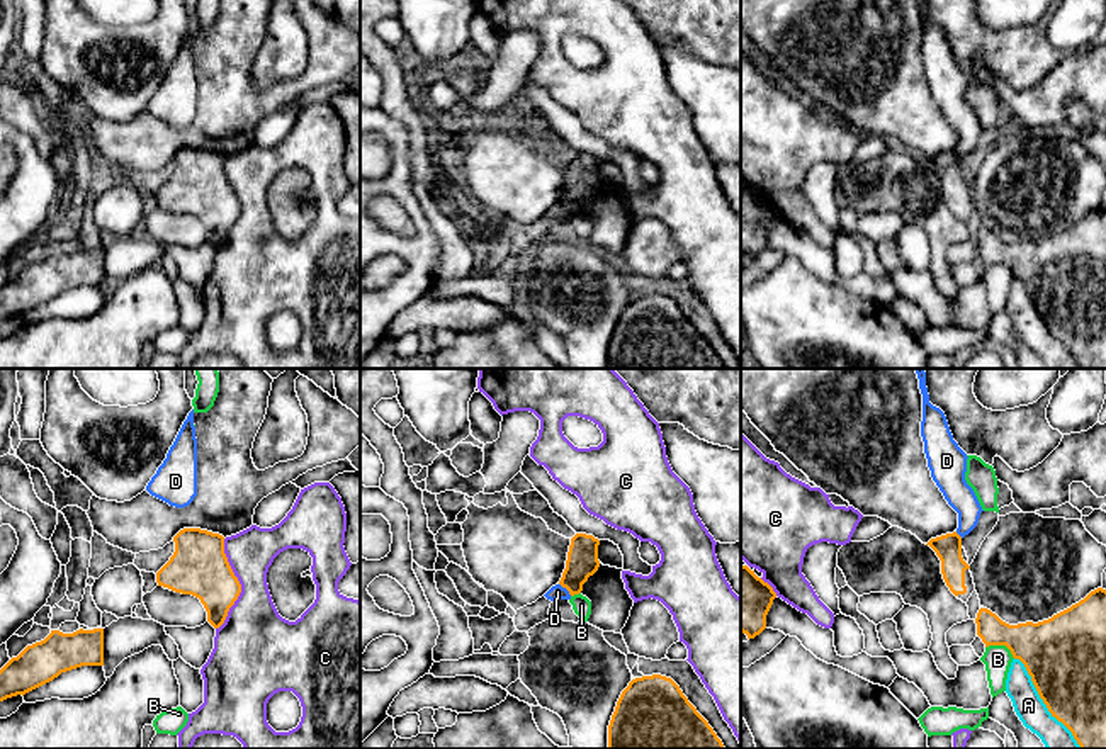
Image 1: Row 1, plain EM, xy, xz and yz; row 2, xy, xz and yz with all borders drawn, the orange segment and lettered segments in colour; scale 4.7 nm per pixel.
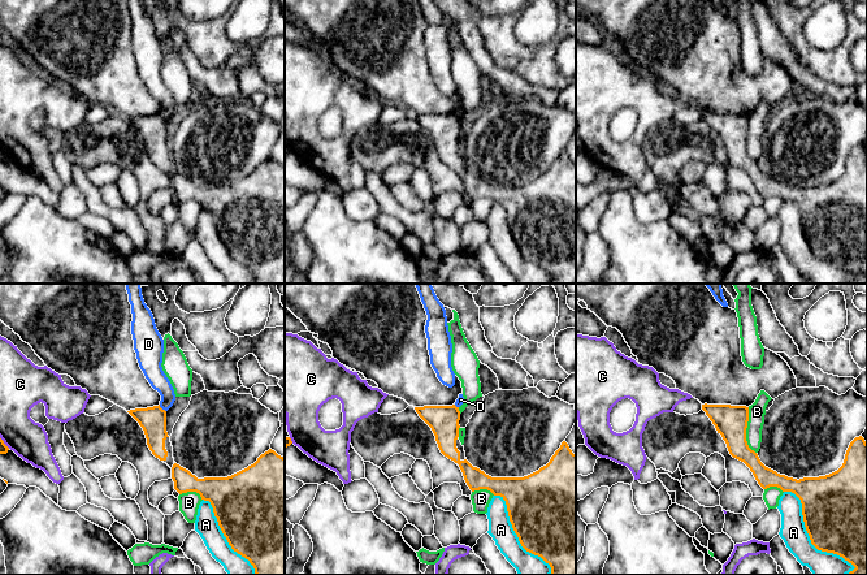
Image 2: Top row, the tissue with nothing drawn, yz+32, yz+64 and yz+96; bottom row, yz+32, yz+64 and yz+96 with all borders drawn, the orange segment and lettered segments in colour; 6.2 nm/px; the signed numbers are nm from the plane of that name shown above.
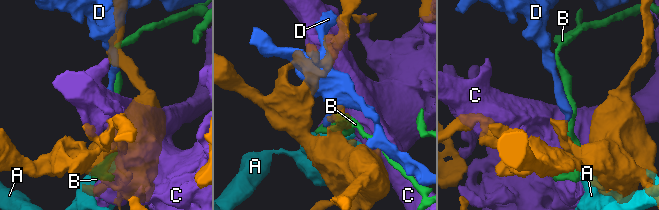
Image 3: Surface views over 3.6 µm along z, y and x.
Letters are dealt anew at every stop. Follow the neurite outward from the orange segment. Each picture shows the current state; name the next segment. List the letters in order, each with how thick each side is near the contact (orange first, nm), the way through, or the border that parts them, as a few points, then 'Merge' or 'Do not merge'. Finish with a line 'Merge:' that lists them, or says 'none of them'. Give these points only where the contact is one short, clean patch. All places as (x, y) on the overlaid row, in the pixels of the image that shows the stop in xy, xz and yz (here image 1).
A: Thickness 380 nm (orange) against 150 nm. Do not merge
B: Thickness 300 nm (orange) against 130 nm. Do not merge
C: Thickness 280 nm (orange) against 320 nm. Do not merge
D: Thickness 150 nm (orange) against 70 nm. Boundary: xz (559, 583), (571, 595). Do not merge
Merge: none of them

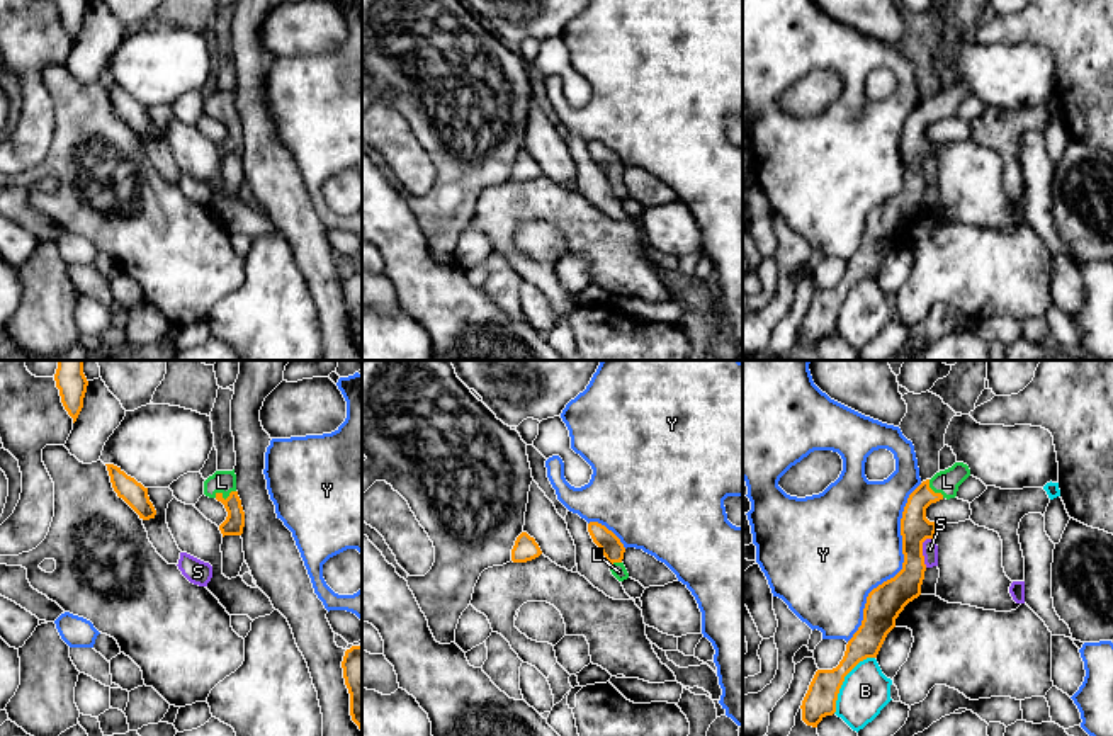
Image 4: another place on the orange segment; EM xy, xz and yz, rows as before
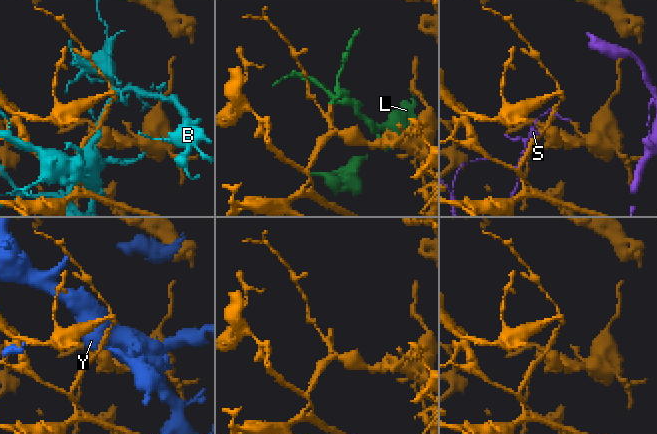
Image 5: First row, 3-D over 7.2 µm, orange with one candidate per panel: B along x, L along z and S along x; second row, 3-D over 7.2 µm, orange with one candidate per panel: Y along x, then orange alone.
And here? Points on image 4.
B: Thickness 150 nm (orange) against 220 nm. Do not merge
L: Thickness 100 nm (orange) against 110 nm. Path across: xy (233, 526), (233, 509), (223, 498), (221, 481). Merge
S: Thickness 150 nm (orange) against 80 nm. Do not merge
Y: Thickness 170 nm (orange) against 440 nm. Do not merge
Merge: L

